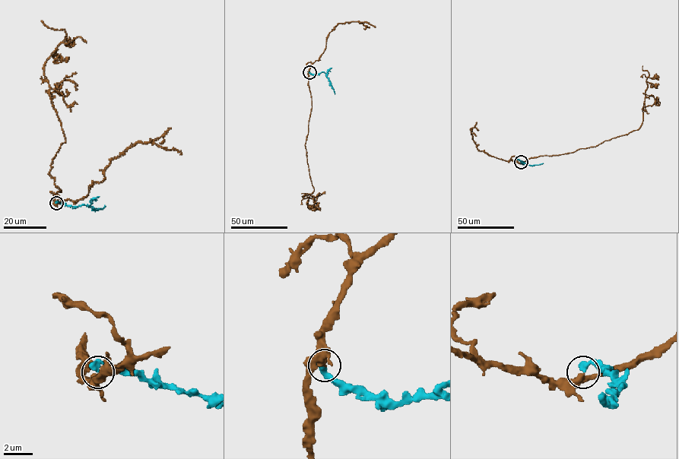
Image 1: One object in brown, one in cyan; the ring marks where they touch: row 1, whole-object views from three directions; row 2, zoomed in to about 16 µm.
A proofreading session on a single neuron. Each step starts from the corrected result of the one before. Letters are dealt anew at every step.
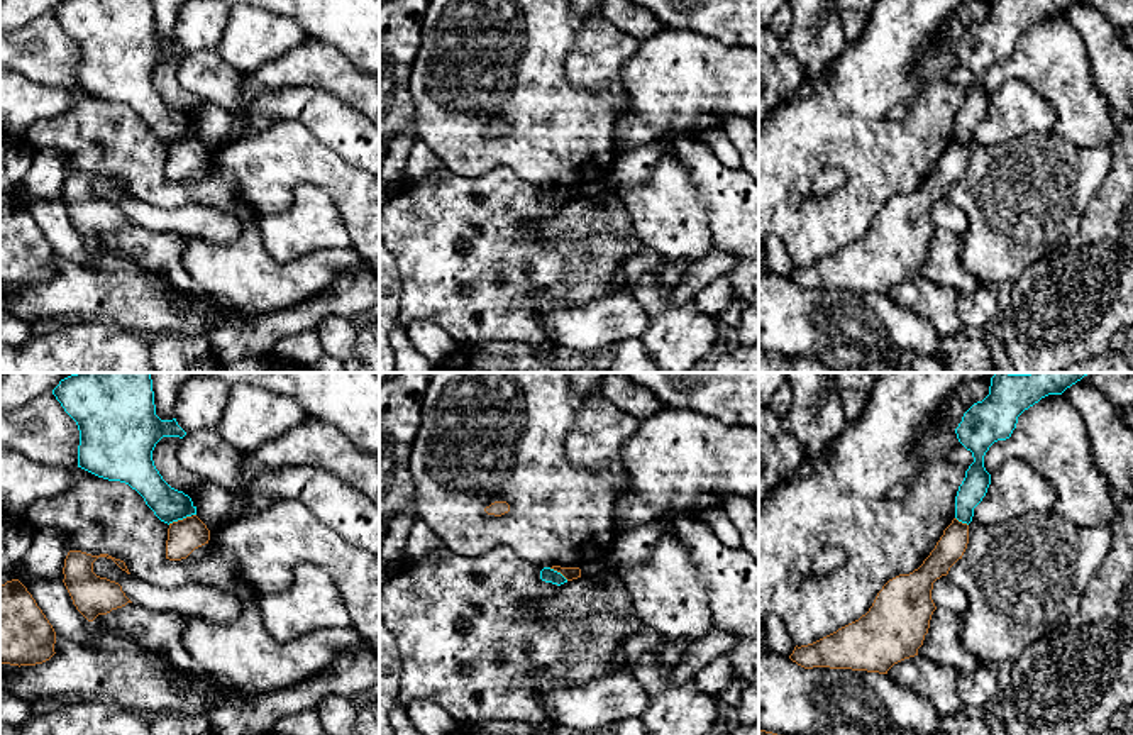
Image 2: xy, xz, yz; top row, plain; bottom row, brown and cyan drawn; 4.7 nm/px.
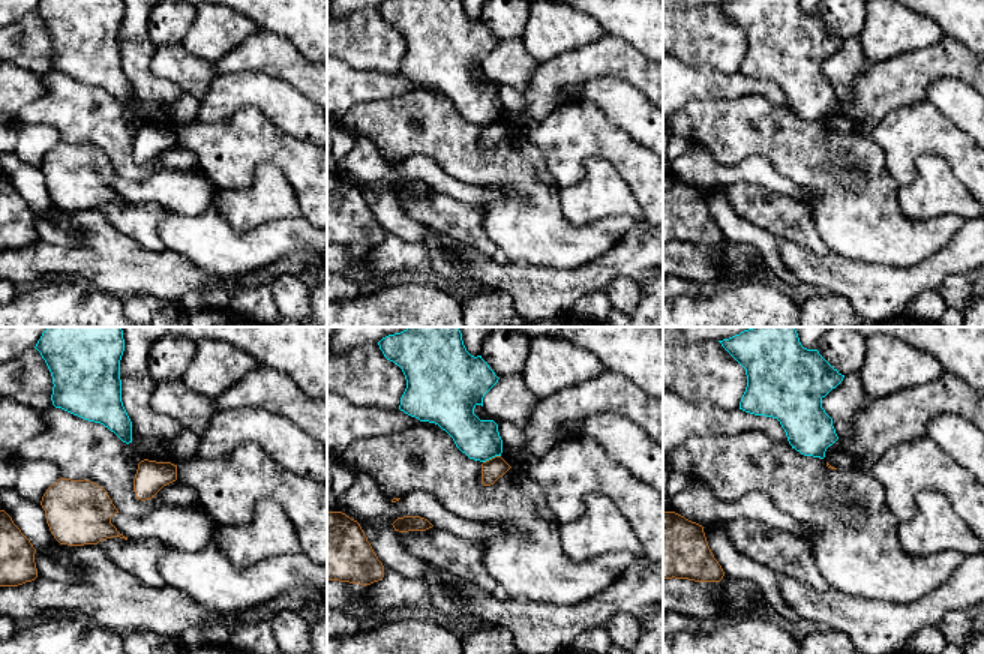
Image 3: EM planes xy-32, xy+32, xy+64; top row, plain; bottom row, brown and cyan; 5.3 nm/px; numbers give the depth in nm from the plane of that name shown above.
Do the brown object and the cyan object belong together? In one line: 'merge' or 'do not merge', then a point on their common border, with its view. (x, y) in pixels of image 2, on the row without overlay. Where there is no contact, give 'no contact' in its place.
do not merge | xy (178, 141)

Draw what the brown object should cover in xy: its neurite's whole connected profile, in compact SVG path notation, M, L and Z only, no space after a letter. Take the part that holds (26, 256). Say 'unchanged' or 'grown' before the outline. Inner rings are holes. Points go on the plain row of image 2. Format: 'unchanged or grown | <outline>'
unchanged | M19 202L0 207L0 285L36 286L54 273L56 252Z

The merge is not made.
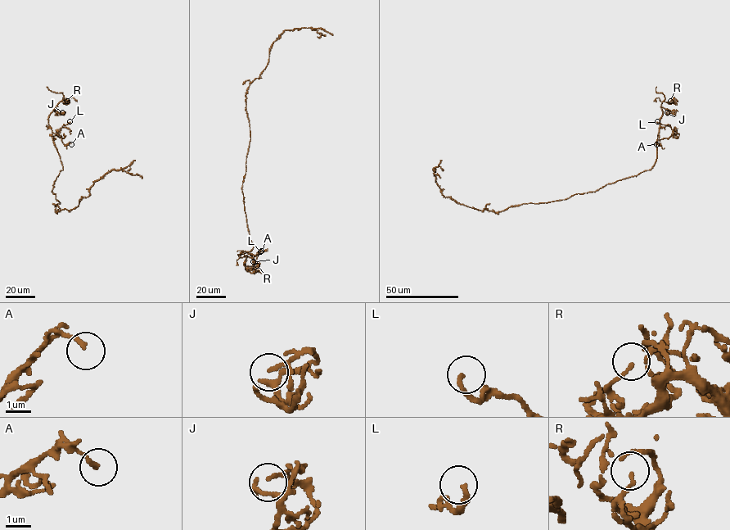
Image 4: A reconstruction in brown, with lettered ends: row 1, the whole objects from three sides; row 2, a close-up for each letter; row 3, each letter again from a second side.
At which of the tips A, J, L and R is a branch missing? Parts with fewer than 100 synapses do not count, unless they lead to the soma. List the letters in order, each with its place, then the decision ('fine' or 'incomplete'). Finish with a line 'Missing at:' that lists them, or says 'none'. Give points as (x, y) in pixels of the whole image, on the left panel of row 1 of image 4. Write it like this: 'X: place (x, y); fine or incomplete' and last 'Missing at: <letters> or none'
A: place (71, 144); fine
J: place (62, 112); fine
L: place (69, 121); fine
R: place (67, 101); fine
Missing at: none

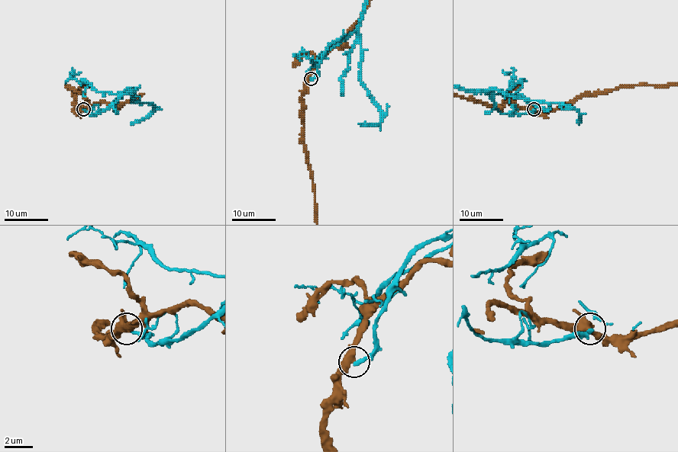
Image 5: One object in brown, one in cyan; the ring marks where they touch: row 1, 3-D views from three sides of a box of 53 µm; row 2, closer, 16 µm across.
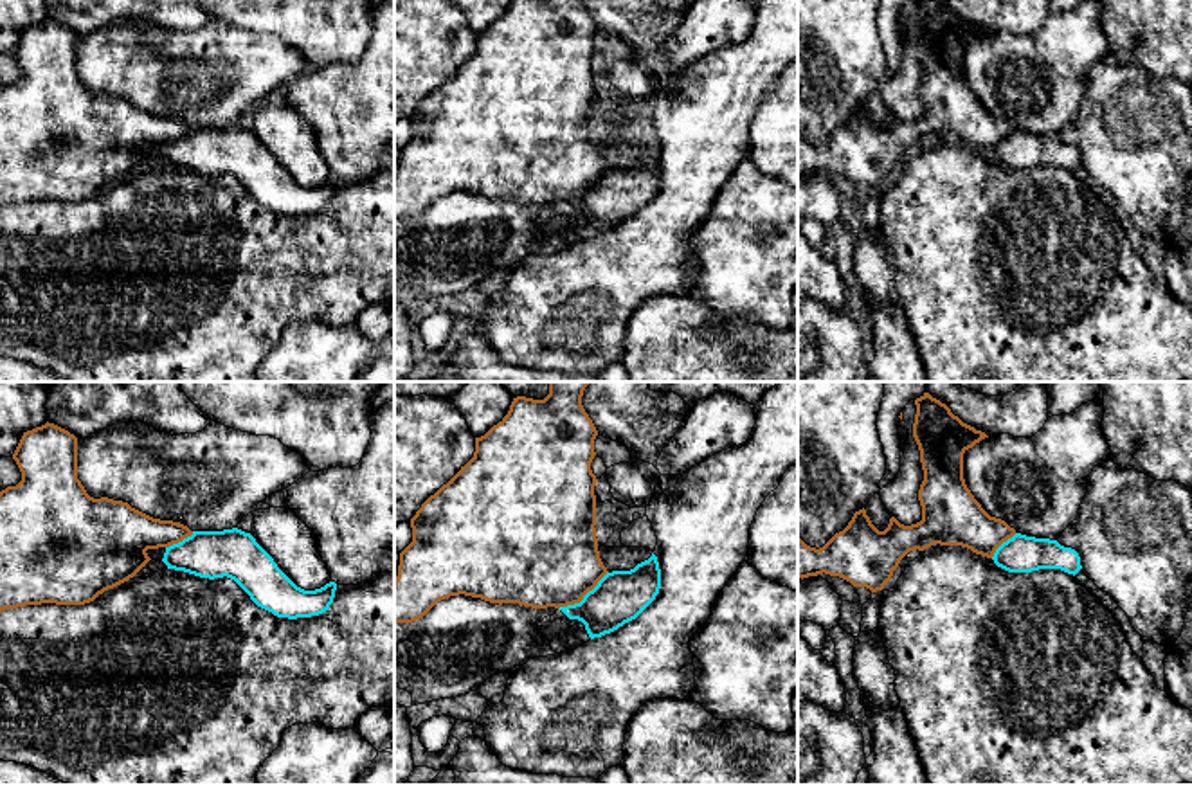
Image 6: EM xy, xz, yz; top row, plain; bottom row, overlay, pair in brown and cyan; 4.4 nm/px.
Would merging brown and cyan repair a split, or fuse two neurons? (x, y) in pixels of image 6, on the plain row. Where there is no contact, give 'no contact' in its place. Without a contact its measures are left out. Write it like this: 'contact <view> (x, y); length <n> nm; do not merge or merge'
contact xz (584, 191); length 280 nm; do not merge

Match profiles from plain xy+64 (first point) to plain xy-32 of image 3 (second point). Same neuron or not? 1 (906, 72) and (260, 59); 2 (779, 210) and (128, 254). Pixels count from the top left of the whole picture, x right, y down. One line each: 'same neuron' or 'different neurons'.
1: same neuron
2: different neurons

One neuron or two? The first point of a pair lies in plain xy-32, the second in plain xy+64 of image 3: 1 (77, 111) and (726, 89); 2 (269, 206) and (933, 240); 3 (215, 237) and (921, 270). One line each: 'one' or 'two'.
1: two
2: two
3: two

